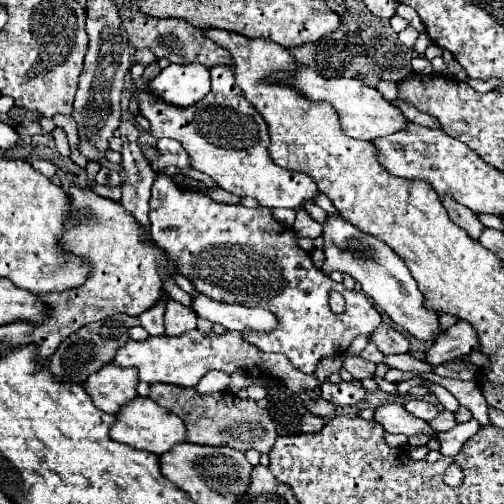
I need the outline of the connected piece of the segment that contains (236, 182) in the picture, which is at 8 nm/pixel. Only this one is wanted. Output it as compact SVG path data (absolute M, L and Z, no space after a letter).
M213 66L211 92L197 104L179 108L161 102L149 86L149 80L137 78L129 82L131 98L139 104L139 114L149 120L149 134L153 138L173 138L189 154L191 168L211 176L223 190L239 196L251 196L267 208L303 208L305 200L313 200L319 192L309 176L289 172L273 164L267 154L269 134L261 114L249 104L235 84L231 66Z

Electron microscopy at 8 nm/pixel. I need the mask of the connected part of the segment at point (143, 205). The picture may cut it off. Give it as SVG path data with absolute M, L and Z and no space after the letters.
M123 120L119 126L121 132L121 140L123 140L123 148L121 148L121 156L123 156L123 166L127 170L127 180L123 184L123 198L121 198L121 206L125 210L129 210L129 214L133 214L133 218L137 218L137 224L145 228L145 240L149 234L149 190L151 184L157 176L157 172L151 170L147 158L141 154L141 148L137 146L137 138L139 138L139 130L133 122Z

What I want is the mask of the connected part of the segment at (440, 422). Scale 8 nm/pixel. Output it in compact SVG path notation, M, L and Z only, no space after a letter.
M443 410L443 412L439 412L439 414L437 414L437 418L433 418L433 422L429 422L429 424L431 424L431 428L433 428L433 430L443 432L443 430L451 430L451 428L455 426L455 418L453 418L453 414L451 414L451 412Z

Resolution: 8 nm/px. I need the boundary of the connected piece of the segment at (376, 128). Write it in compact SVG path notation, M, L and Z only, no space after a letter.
M297 62L295 70L275 72L269 76L269 82L271 84L287 84L287 86L295 88L301 96L305 96L309 102L331 104L339 116L341 130L347 136L357 138L357 140L371 142L377 136L385 136L385 134L393 134L397 130L403 130L403 126L407 124L407 120L403 118L403 114L397 106L387 102L375 88L369 88L359 78L325 78L325 76L317 74L317 70Z

